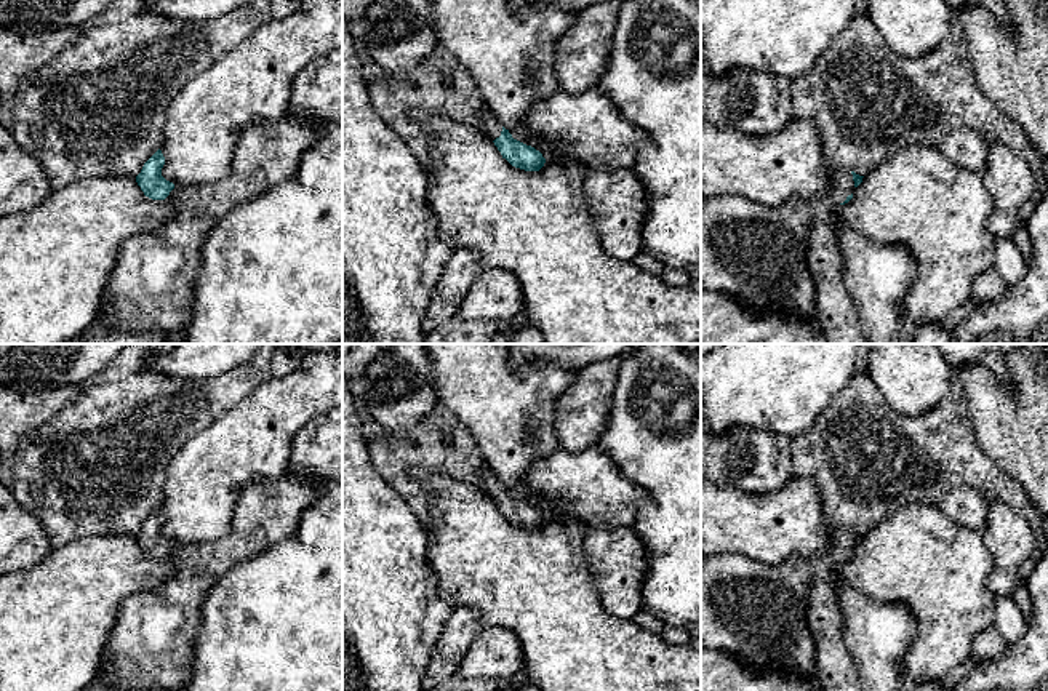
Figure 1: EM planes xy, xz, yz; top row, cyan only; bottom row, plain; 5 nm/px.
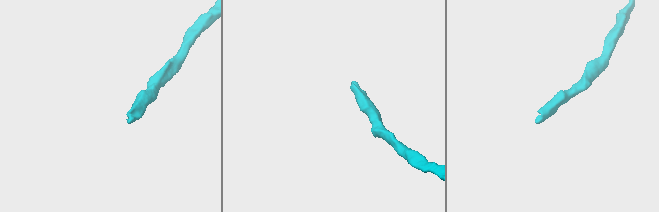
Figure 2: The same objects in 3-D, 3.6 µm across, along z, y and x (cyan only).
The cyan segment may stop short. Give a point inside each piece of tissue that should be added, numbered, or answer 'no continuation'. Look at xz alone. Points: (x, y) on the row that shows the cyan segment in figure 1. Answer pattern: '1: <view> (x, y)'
1: xz (492, 127)

